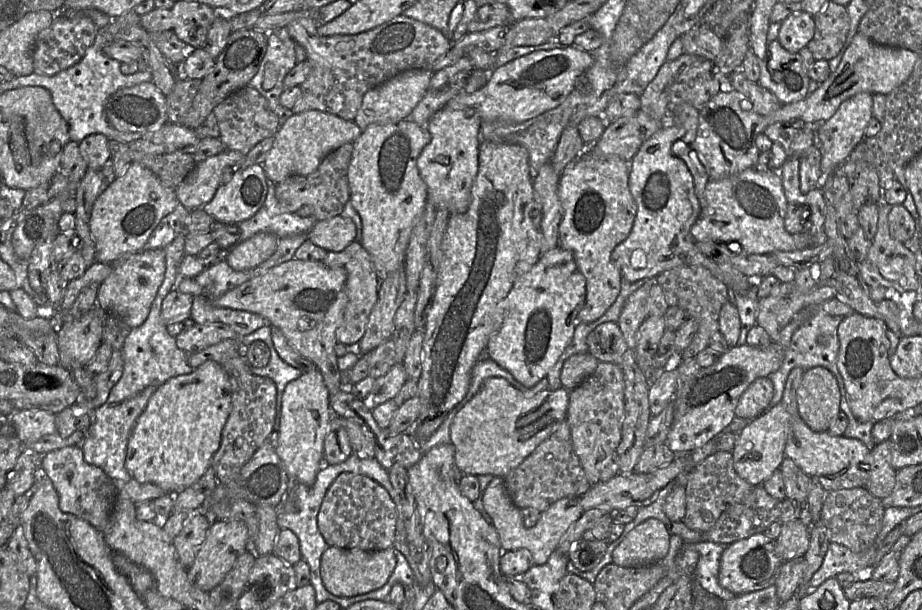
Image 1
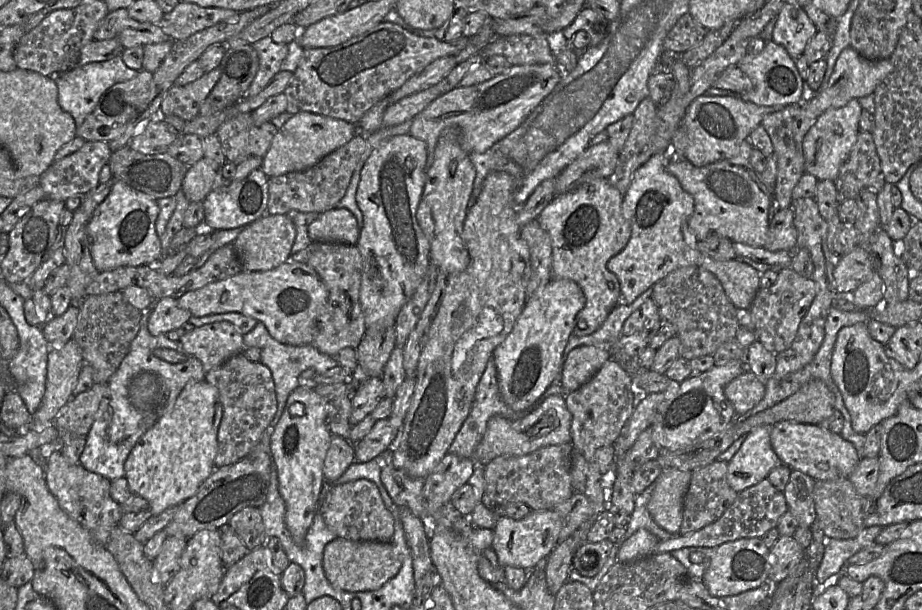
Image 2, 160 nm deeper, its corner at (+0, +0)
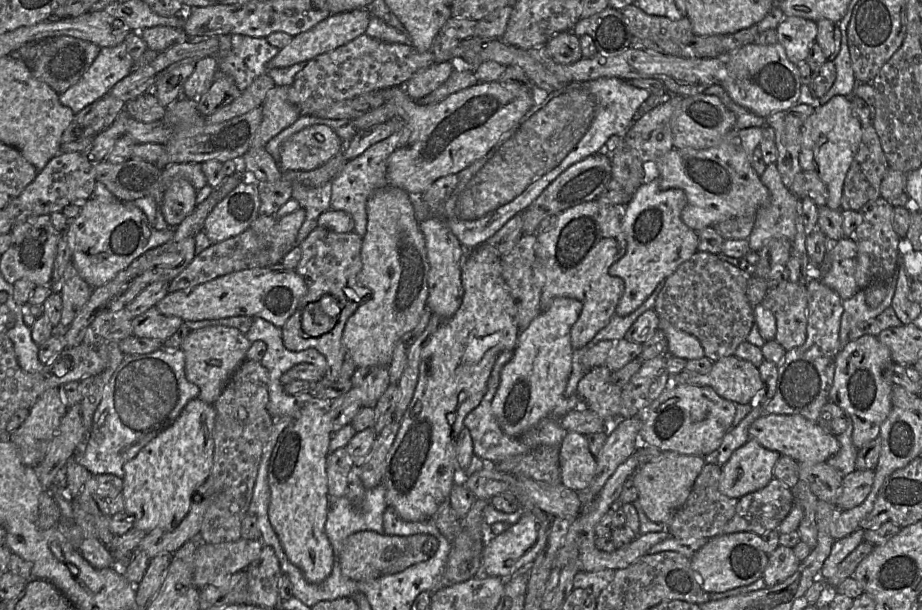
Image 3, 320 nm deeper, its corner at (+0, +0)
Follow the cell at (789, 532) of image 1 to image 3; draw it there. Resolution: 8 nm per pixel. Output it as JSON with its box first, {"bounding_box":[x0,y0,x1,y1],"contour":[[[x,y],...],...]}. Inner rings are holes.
{"bounding_box":[763,545,800,587],"contour":[[[779,545],[769,555],[768,564],[763,573],[767,587],[785,581],[797,571],[800,563],[793,548]]]}

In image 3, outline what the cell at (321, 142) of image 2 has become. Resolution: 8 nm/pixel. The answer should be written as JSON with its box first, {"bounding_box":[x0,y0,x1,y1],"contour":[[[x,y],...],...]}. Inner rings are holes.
{"bounding_box":[278,125,345,171],"contour":[[[311,125],[289,137],[281,146],[278,161],[282,171],[311,171],[342,152],[345,142],[326,125]]]}

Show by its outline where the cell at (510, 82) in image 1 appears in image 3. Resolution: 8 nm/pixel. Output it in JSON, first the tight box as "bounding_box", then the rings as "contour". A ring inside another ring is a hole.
{"bounding_box":[385,82,535,199],"contour":[[[479,82],[430,105],[423,105],[419,101],[411,99],[404,86],[393,86],[390,89],[391,99],[385,103],[395,105],[396,119],[401,119],[403,124],[410,128],[411,136],[406,145],[395,149],[388,156],[386,178],[388,184],[405,190],[413,199],[420,197],[439,178],[458,174],[486,156],[502,136],[509,132],[535,105],[535,96],[531,88],[522,83]]]}

